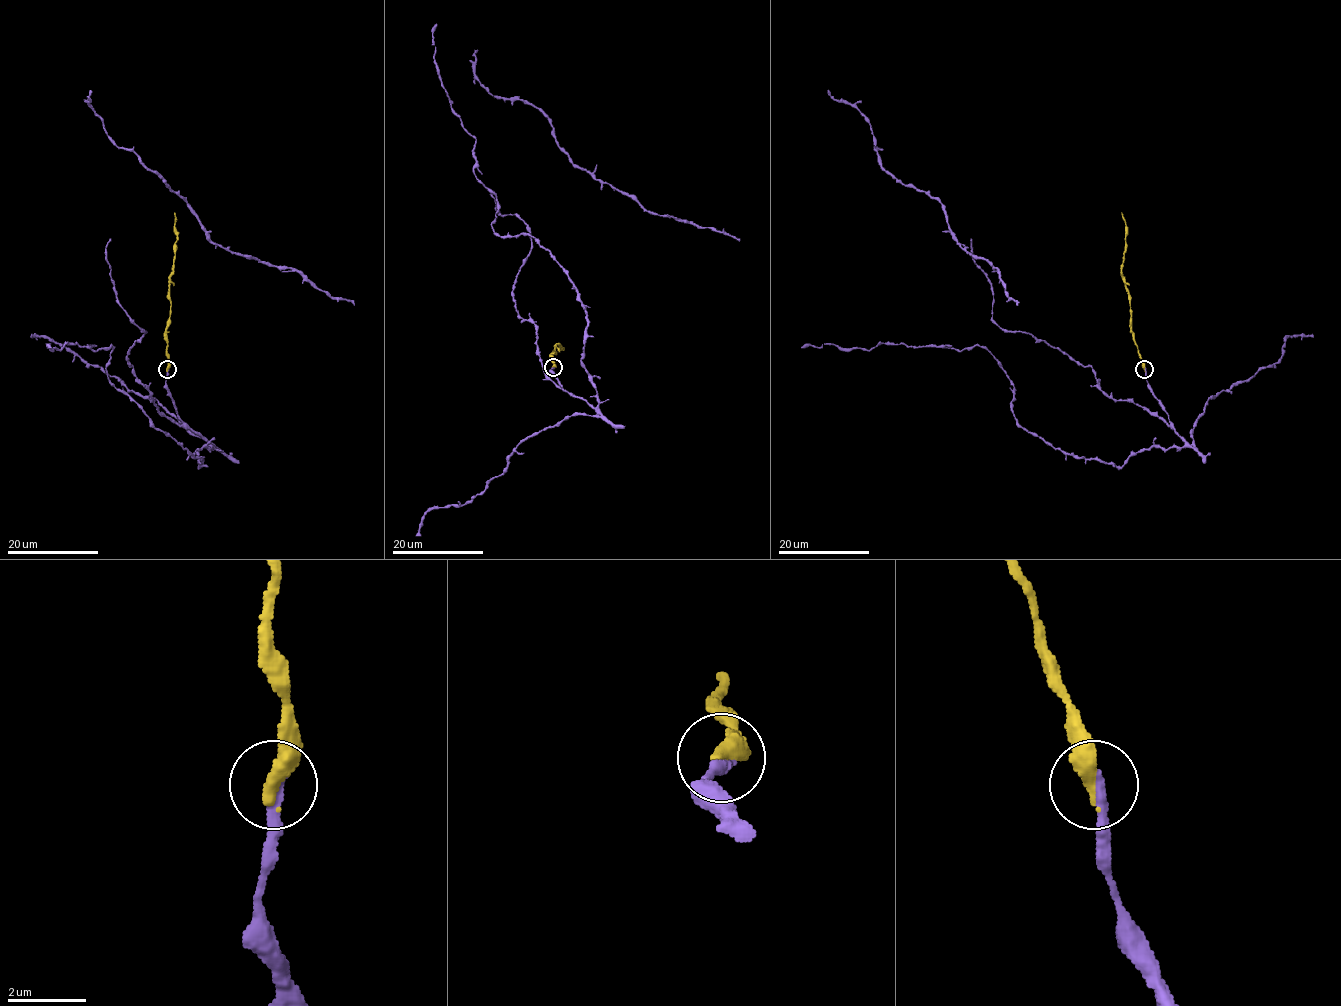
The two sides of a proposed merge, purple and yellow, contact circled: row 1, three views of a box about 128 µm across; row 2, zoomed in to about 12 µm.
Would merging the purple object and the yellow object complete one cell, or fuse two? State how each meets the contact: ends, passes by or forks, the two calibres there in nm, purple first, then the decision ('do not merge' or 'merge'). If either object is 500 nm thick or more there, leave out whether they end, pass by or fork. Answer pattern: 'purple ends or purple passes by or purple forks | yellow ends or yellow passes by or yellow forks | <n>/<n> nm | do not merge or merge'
purple ends | yellow ends | 320/460 nm | merge

